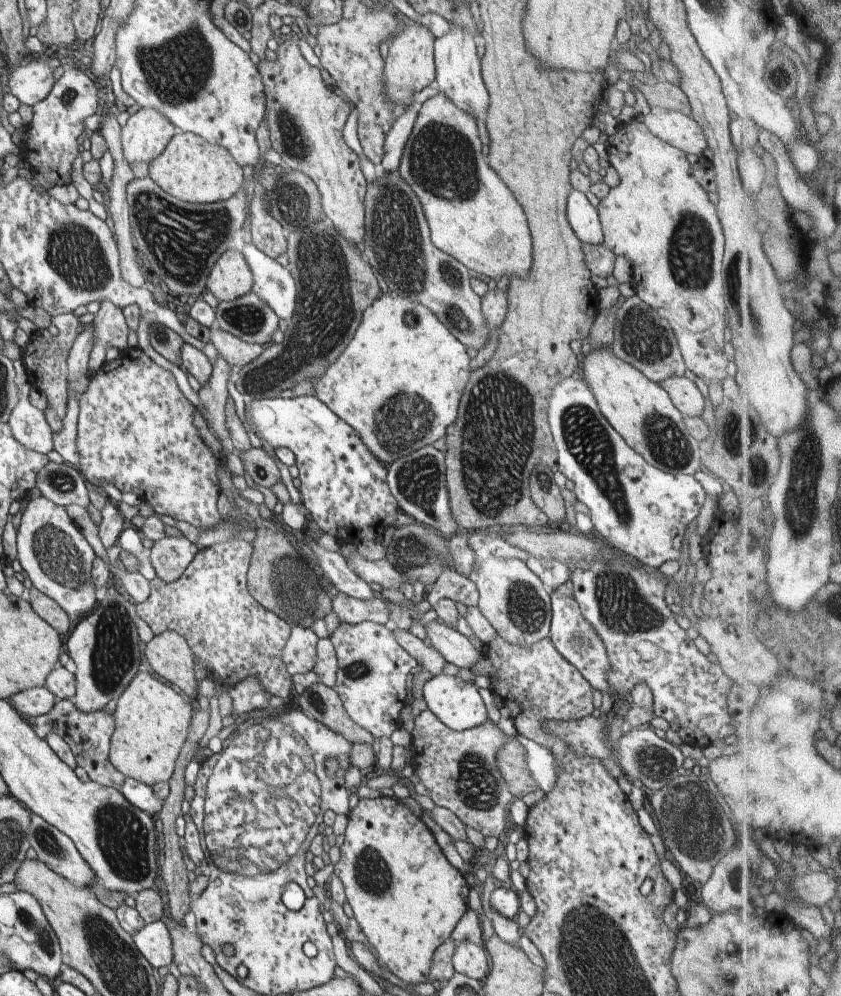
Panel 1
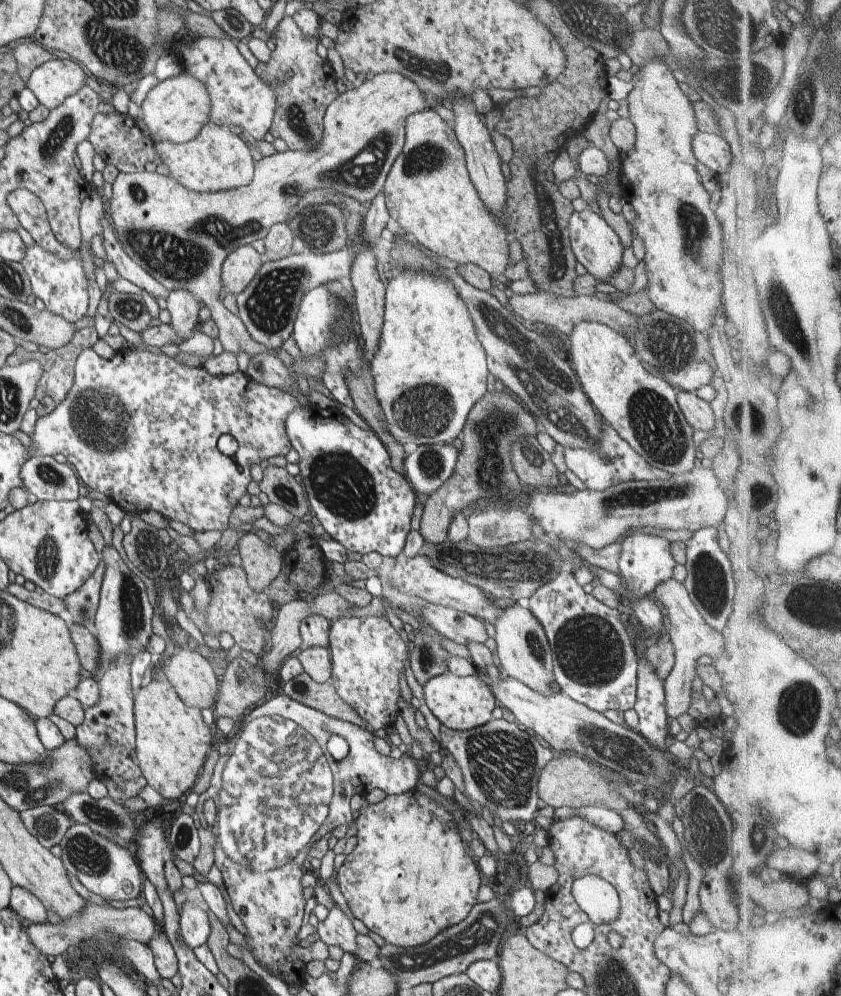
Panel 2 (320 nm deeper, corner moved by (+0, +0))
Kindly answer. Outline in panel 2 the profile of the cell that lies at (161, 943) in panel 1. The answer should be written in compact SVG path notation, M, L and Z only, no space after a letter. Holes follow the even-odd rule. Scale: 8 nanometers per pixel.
M190 901L183 904L179 937L191 948L207 942L211 933L208 913Z

